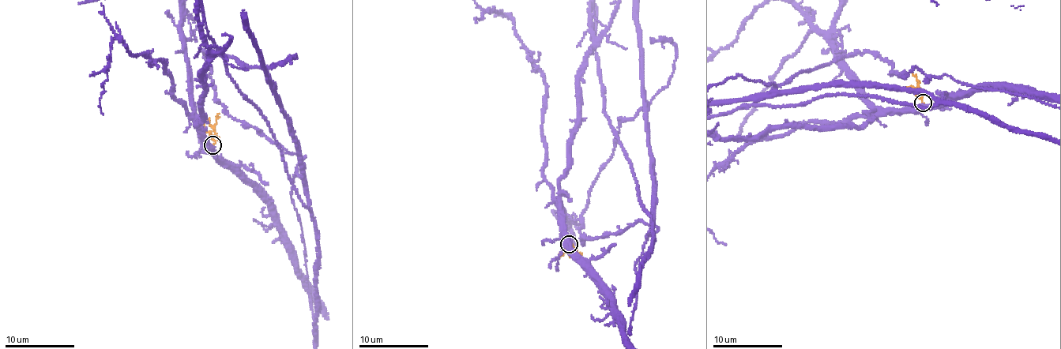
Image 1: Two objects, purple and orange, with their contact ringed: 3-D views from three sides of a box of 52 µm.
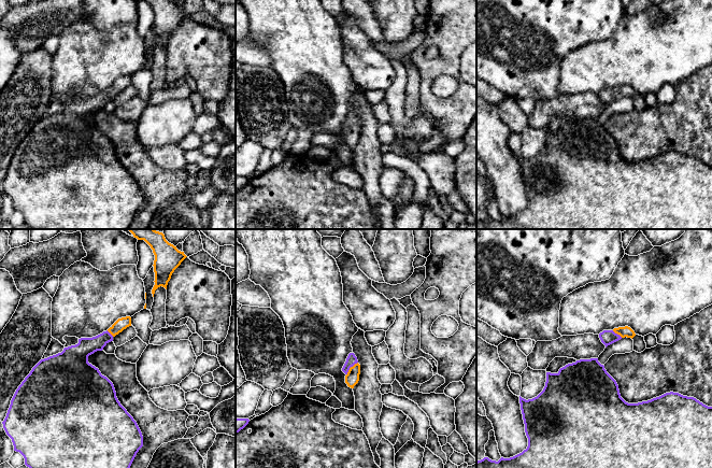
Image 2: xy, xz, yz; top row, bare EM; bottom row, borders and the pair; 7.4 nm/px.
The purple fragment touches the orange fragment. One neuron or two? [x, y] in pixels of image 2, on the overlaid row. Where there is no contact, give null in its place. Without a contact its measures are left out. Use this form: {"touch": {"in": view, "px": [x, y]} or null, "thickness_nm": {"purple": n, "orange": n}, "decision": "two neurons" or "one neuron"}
{"touch": {"in": "xz", "px": [350, 367]}, "thickness_nm": {"purple": 80, "orange": 100}, "decision": "one neuron"}

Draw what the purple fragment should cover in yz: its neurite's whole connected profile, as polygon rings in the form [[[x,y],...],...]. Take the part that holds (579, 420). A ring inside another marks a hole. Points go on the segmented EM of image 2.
[[[598,358],[576,360],[560,368],[557,373],[546,372],[543,391],[528,400],[519,396],[519,403],[528,438],[527,449],[513,457],[501,457],[498,462],[484,457],[476,462],[476,468],[712,468],[712,407],[703,405],[694,397],[673,392],[647,401],[628,403],[621,397],[616,381],[607,372]]]

